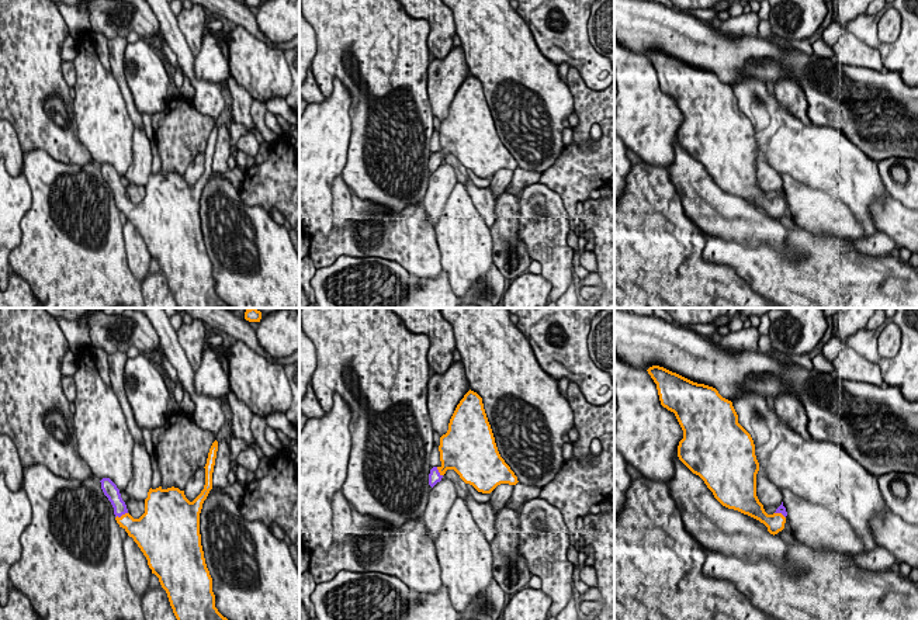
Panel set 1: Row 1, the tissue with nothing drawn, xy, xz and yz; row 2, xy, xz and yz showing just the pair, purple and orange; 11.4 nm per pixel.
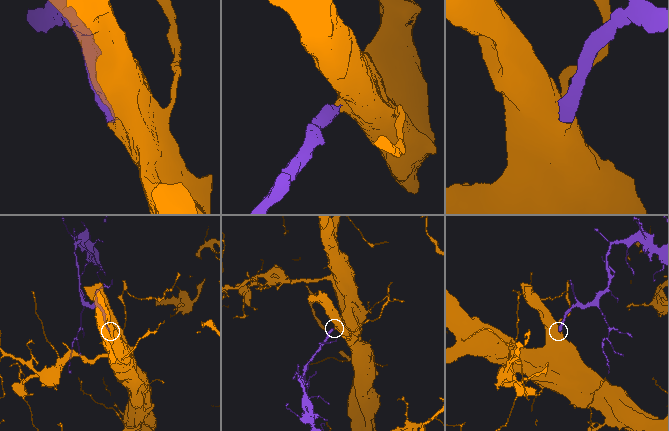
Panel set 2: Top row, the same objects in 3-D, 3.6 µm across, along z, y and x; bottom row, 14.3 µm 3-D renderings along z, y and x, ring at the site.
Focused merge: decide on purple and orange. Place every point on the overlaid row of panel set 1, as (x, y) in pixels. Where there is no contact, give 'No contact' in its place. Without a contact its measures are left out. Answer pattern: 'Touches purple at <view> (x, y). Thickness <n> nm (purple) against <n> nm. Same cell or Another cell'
Touches purple at xy (121, 515). Thickness 160 nm (purple) against 240 nm. Same cell

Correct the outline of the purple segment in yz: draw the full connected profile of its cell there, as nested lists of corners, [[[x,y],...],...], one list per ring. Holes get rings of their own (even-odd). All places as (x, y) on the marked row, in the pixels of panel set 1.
[[[652,366],[647,371],[657,384],[661,405],[675,413],[683,430],[679,460],[704,481],[723,506],[759,520],[773,536],[782,531],[786,508],[782,502],[773,515],[768,515],[759,502],[755,444],[738,423],[732,402],[716,388],[664,367]]]

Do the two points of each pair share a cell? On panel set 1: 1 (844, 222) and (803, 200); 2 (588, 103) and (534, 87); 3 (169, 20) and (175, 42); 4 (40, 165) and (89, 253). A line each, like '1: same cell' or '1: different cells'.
1: same cell
2: different cells
3: same cell
4: same cell

